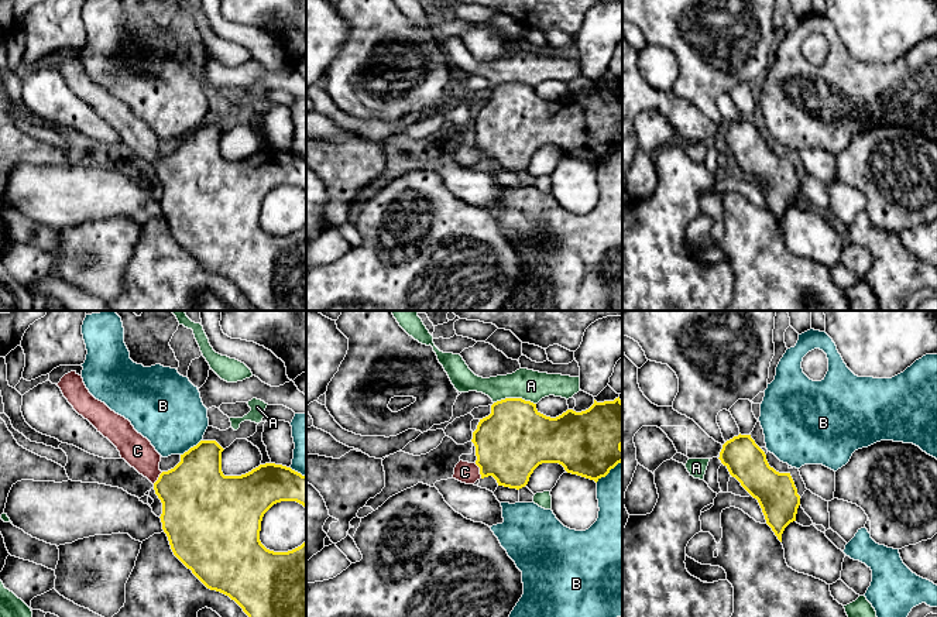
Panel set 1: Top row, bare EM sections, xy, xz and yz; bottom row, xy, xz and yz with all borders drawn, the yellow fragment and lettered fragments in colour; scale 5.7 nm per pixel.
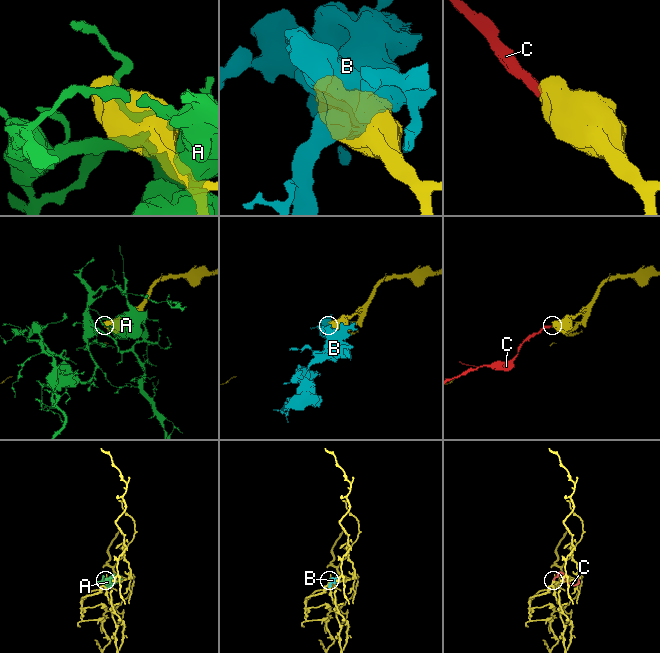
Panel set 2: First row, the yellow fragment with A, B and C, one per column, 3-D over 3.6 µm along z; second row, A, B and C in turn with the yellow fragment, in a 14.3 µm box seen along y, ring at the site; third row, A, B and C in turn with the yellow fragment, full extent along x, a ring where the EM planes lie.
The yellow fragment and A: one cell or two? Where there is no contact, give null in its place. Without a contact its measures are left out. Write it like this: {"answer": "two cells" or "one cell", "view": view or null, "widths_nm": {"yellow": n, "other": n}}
{"answer": "two cells", "view": "xz", "widths_nm": {"yellow": 400, "other": 180}}

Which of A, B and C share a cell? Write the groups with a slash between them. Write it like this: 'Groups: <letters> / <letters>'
Groups: A / B / C

